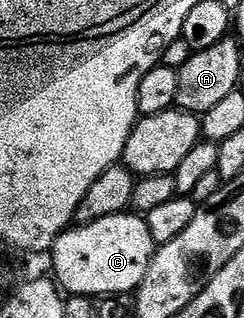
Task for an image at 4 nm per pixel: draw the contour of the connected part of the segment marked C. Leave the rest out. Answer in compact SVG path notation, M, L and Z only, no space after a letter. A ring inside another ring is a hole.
M126 213L103 217L94 223L70 226L53 242L52 274L70 296L125 297L136 292L145 279L154 250L155 244L149 224L140 214Z

